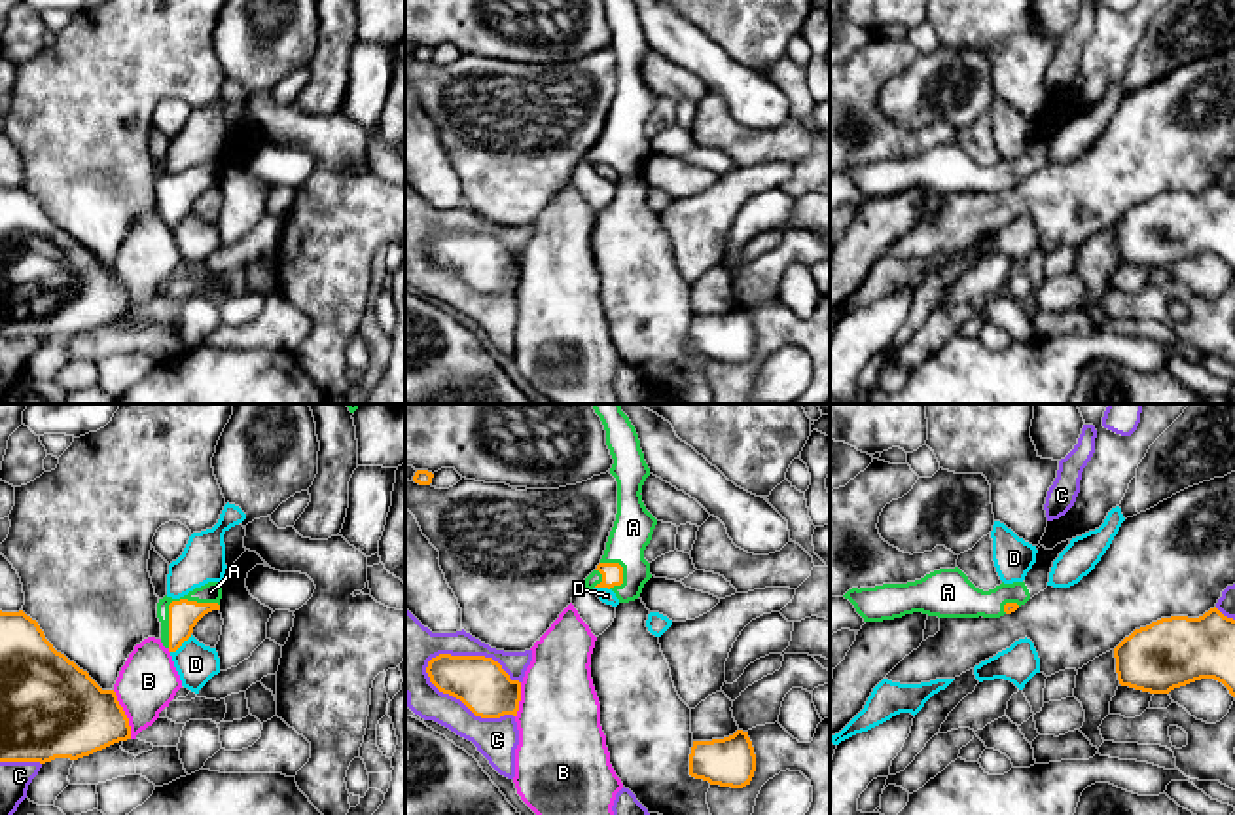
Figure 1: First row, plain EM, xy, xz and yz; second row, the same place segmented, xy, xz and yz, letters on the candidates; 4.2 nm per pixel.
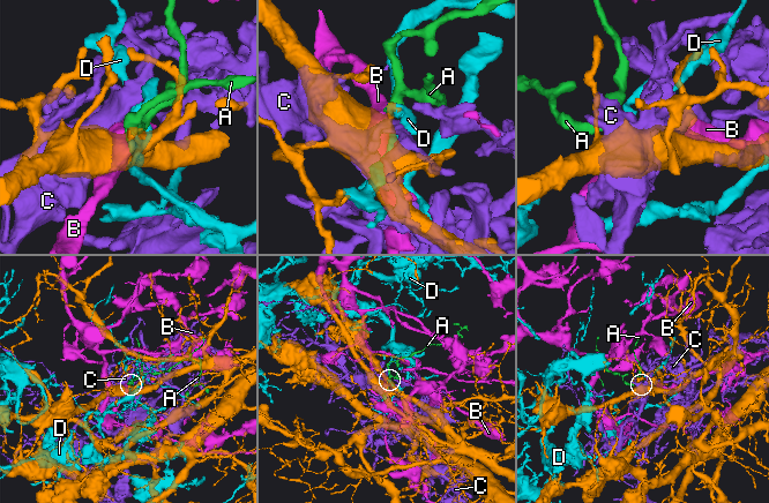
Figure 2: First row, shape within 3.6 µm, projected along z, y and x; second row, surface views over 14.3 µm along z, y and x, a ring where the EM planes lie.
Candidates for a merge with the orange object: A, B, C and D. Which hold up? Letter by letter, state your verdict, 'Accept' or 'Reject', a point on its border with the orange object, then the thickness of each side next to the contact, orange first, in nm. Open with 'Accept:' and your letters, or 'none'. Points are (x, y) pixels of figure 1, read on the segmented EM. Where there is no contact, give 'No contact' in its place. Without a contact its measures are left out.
Accept: A
A: Accept. Touches orange at xy (173, 601). Thickness 130 nm (orange) against 90 nm
B: Reject. Touches orange at xy (125, 715). Thickness 360 nm (orange) against 260 nm
C: Reject. Touches orange at xz (463, 702). Thickness 220 nm (orange) against 180 nm
D: Reject. Touches orange at xy (180, 645). Thickness 130 nm (orange) against 170 nm

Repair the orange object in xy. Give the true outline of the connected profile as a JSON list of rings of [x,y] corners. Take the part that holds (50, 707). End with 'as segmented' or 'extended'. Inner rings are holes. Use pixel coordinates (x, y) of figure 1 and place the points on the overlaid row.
[[[0,610],[0,762],[78,760],[114,743],[131,739],[131,726],[114,690],[102,690],[45,639],[38,622],[19,612]]]; as segmented

